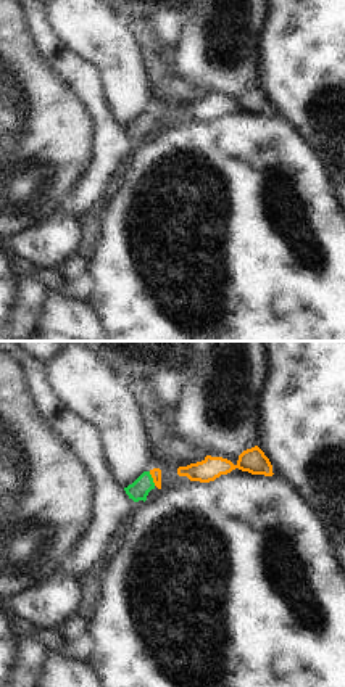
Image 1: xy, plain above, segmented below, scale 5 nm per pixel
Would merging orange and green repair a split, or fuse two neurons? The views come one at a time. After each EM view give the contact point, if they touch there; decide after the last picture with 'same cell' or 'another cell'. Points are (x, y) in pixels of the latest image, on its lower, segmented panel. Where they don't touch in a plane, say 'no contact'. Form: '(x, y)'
(152, 477)

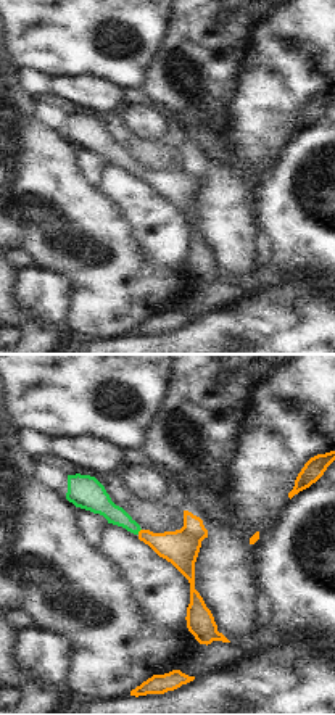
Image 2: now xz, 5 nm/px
(139, 532)

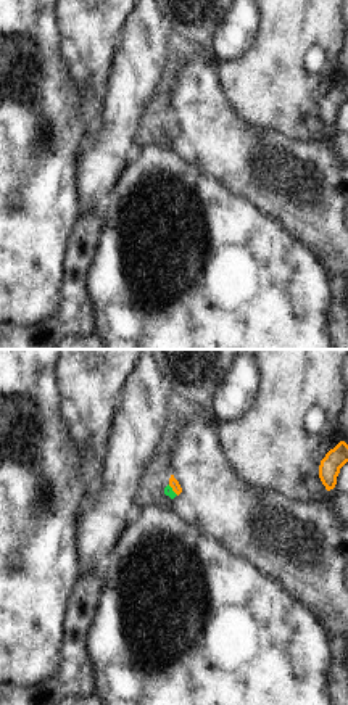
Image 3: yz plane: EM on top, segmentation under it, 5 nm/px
(173, 490)

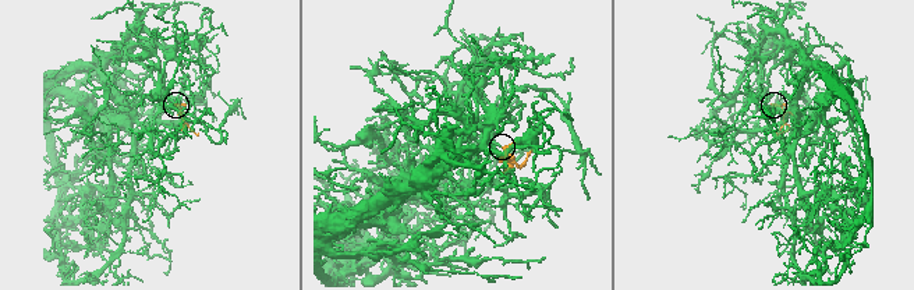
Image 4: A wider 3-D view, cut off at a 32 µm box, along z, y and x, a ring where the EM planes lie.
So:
same cell

